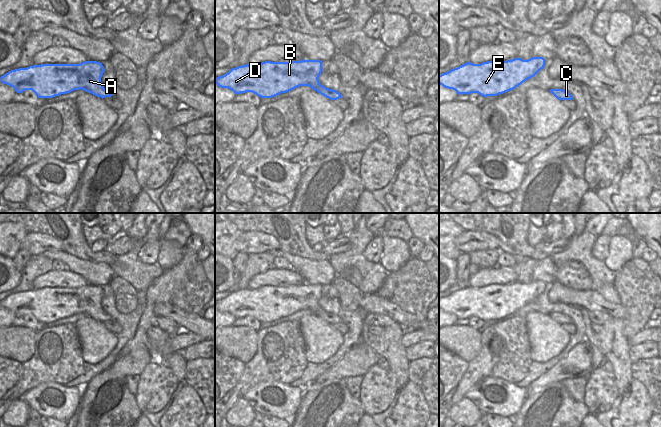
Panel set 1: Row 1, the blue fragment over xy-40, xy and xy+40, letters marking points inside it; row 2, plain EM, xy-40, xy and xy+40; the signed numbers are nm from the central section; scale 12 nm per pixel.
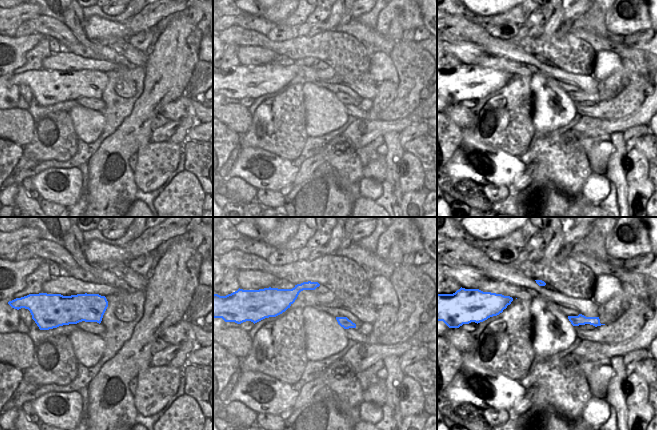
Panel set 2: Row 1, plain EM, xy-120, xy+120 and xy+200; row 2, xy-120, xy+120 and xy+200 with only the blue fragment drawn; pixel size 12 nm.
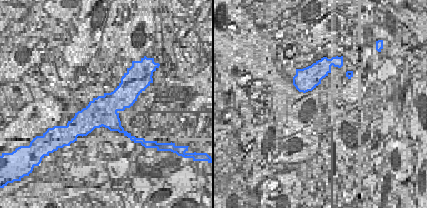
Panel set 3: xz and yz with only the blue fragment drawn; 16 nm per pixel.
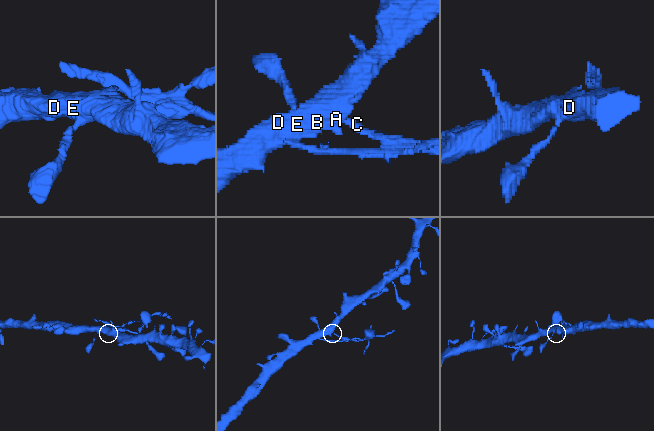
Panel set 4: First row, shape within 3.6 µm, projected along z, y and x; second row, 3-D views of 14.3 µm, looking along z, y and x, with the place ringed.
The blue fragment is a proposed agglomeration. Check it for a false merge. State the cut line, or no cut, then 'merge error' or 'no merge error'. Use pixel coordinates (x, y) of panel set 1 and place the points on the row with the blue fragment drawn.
xy (330, 89), (328, 97) | merge error

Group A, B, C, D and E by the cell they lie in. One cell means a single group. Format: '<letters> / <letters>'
A B D E / C

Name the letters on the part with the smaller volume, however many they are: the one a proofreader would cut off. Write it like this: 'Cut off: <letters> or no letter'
Cut off: C

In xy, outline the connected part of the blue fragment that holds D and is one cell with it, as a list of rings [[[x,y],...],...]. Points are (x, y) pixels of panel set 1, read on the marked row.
[[[320,60],[265,61],[232,68],[225,75],[215,78],[215,83],[235,94],[252,92],[261,98],[272,98],[299,86],[309,86],[329,98],[330,89],[318,80],[322,71]]]

